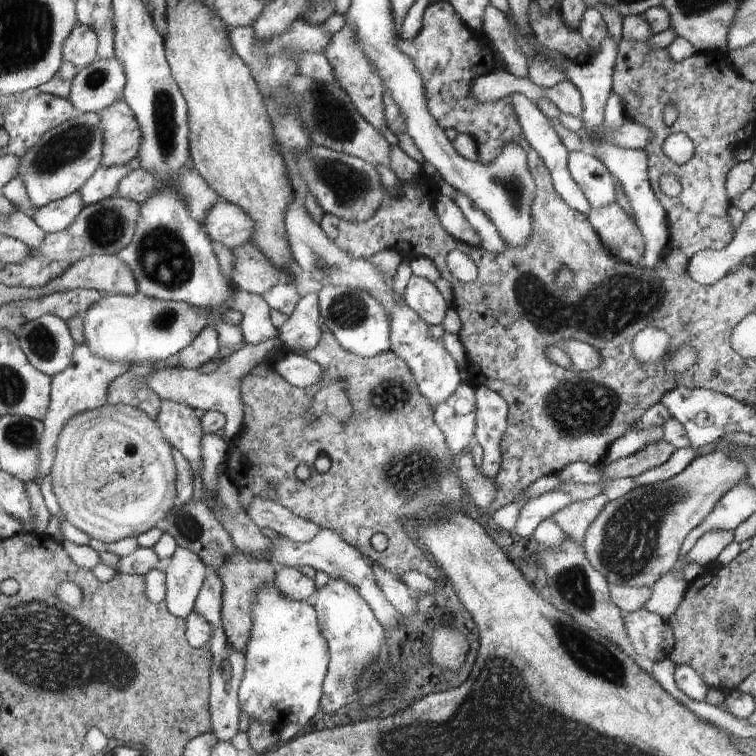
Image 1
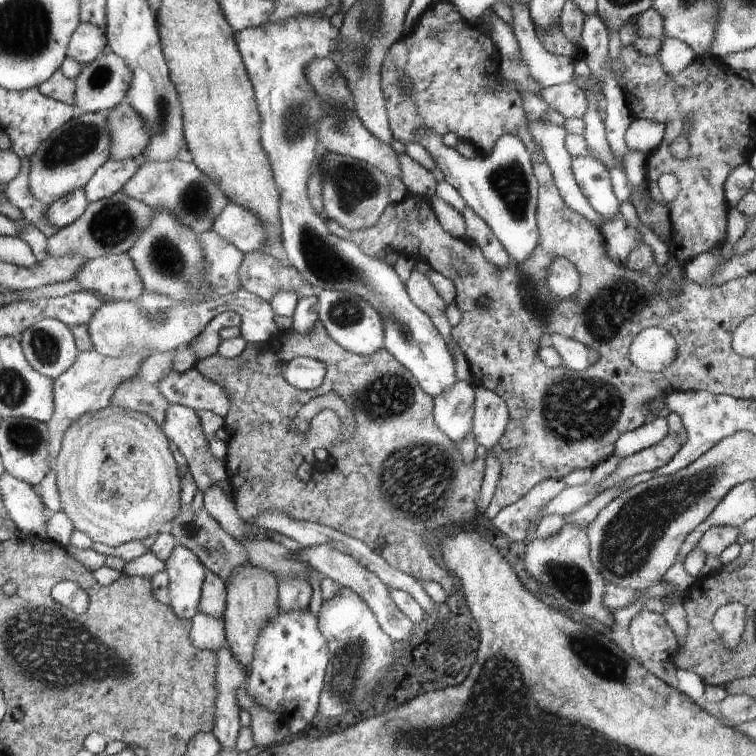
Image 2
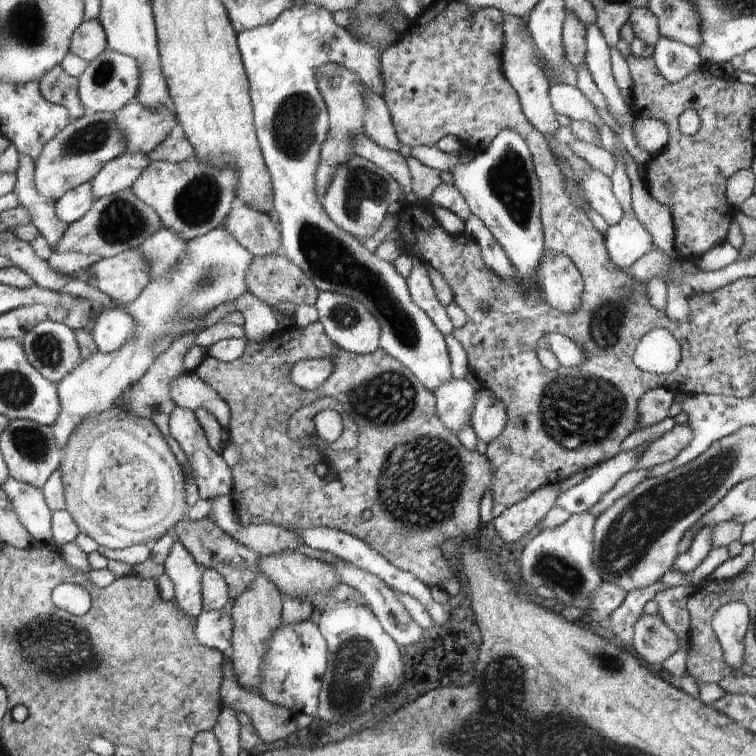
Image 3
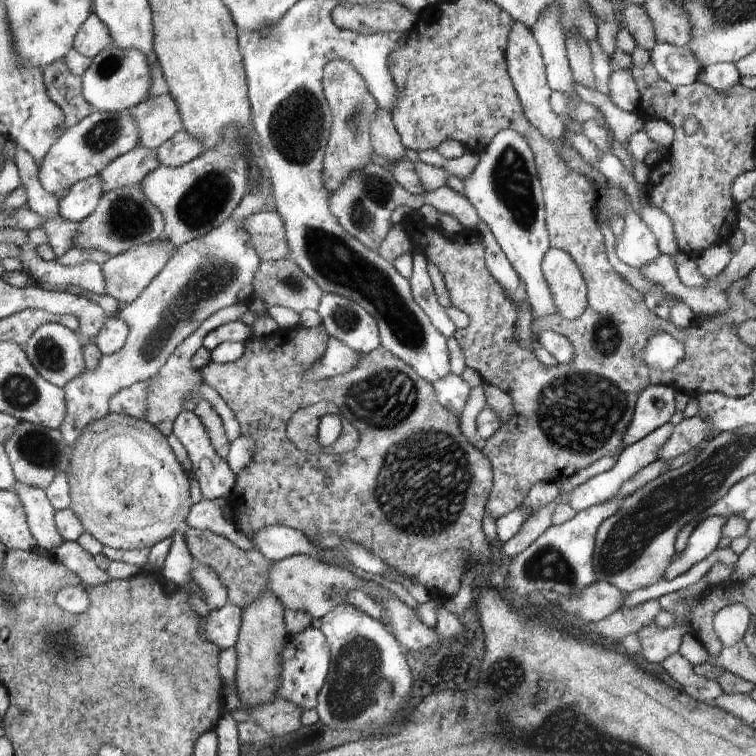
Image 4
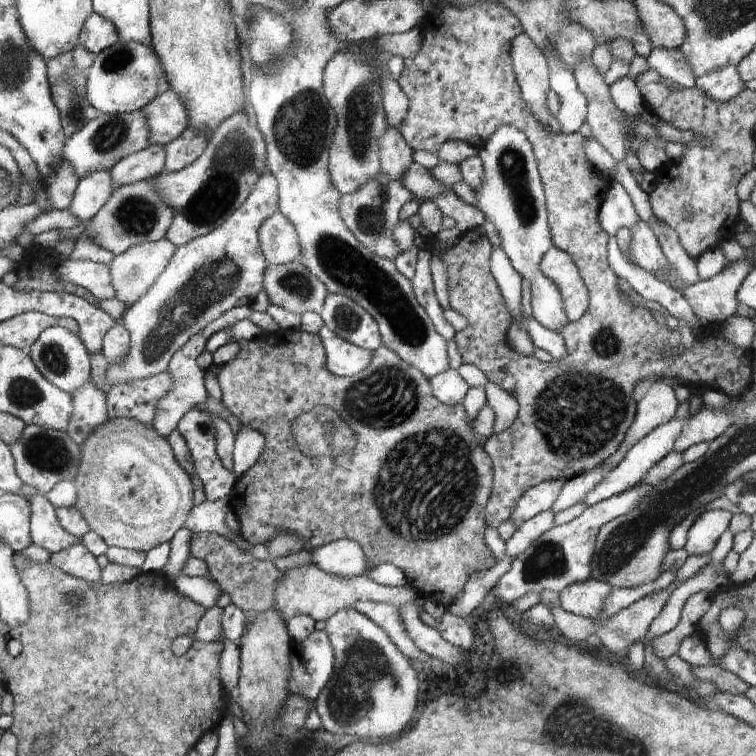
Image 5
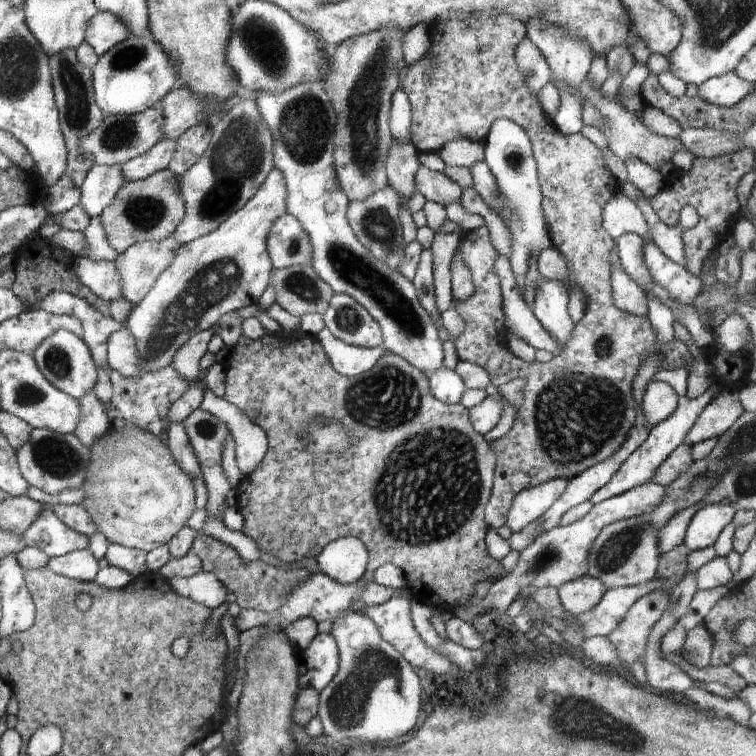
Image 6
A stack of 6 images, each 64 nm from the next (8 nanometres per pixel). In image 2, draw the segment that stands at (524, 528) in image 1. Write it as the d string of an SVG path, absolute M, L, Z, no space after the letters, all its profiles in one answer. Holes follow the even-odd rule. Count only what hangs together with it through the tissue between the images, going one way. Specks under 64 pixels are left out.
M613 454L610 458L604 460L600 464L593 466L590 479L580 485L565 486L556 498L552 498L552 502L542 506L544 515L548 514L572 514L578 508L584 508L590 500L594 500L600 494L598 486L602 486L602 480L608 478L610 474L616 472L618 464L620 464L620 456Z

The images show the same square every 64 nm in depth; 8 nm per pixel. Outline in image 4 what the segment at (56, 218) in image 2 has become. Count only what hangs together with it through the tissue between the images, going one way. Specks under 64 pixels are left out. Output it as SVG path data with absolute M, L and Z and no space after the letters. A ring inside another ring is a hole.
M98 174L76 182L70 187L66 198L60 202L59 215L65 221L86 220L96 210L96 206L100 204L104 195Z

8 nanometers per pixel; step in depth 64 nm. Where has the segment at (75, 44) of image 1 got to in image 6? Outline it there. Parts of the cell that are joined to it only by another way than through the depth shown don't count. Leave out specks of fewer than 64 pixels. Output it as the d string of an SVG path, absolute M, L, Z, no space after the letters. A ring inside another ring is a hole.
M99 11L92 16L84 34L85 44L88 44L94 53L103 56L111 47L130 38L126 26L108 12Z

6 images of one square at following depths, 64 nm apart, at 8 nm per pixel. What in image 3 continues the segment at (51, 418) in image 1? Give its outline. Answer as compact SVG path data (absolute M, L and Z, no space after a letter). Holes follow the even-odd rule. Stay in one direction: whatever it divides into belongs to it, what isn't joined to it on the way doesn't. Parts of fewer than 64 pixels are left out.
M223 225L204 236L187 241L186 244L186 254L180 258L180 262L176 262L174 268L170 268L170 274L166 278L150 280L134 302L121 306L136 322L132 340L128 340L113 353L98 351L88 360L81 360L68 376L55 384L60 398L60 416L51 428L58 448L65 448L70 434L88 416L92 416L94 412L106 412L124 389L142 380L154 360L162 352L166 352L176 338L182 336L182 324L186 322L186 318L198 318L200 314L234 302L248 292L246 272L254 256L244 246L240 246Z

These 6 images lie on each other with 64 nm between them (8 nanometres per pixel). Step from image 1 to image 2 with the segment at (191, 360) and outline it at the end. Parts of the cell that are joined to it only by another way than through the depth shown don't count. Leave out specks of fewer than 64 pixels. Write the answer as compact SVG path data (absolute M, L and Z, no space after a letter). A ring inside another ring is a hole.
M234 311L220 313L206 325L206 328L192 342L197 360L215 355L220 346L220 330L224 327L241 327L240 315Z

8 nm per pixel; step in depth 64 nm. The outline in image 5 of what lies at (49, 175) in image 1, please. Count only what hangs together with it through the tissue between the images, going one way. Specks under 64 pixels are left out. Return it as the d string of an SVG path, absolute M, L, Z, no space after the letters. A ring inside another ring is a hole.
M141 110L123 114L101 113L85 123L76 133L65 138L61 149L60 165L67 161L80 179L84 179L95 171L108 171L130 154L147 148L150 145L148 133L146 116Z

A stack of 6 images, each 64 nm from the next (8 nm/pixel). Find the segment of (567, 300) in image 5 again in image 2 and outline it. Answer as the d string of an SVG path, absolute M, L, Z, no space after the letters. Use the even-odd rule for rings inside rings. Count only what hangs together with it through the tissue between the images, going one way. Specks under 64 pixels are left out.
M556 258L546 270L546 284L550 294L558 296L560 300L572 298L580 288L580 274L570 260Z

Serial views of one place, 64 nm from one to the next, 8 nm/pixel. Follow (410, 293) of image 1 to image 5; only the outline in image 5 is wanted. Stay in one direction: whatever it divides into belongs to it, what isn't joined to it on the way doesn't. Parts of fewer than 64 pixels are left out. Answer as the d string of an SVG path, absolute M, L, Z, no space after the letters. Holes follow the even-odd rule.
M420 247L417 253L417 264L414 266L415 274L411 284L416 301L428 314L434 329L446 341L450 341L455 338L456 333L454 328L444 320L444 310L440 307L435 296L430 271L431 256L428 248Z

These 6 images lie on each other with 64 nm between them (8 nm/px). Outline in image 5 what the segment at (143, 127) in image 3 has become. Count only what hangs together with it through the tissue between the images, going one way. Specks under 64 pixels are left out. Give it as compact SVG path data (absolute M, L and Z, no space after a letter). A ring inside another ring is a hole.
M172 90L158 94L141 112L146 116L150 145L169 144L188 127L182 100Z

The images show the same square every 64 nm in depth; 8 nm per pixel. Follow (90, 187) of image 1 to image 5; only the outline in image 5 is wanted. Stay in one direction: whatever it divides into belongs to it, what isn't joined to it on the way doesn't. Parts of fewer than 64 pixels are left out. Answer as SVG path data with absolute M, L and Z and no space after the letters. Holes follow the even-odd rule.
M149 145L120 160L109 174L113 188L148 181L165 169L165 145Z

